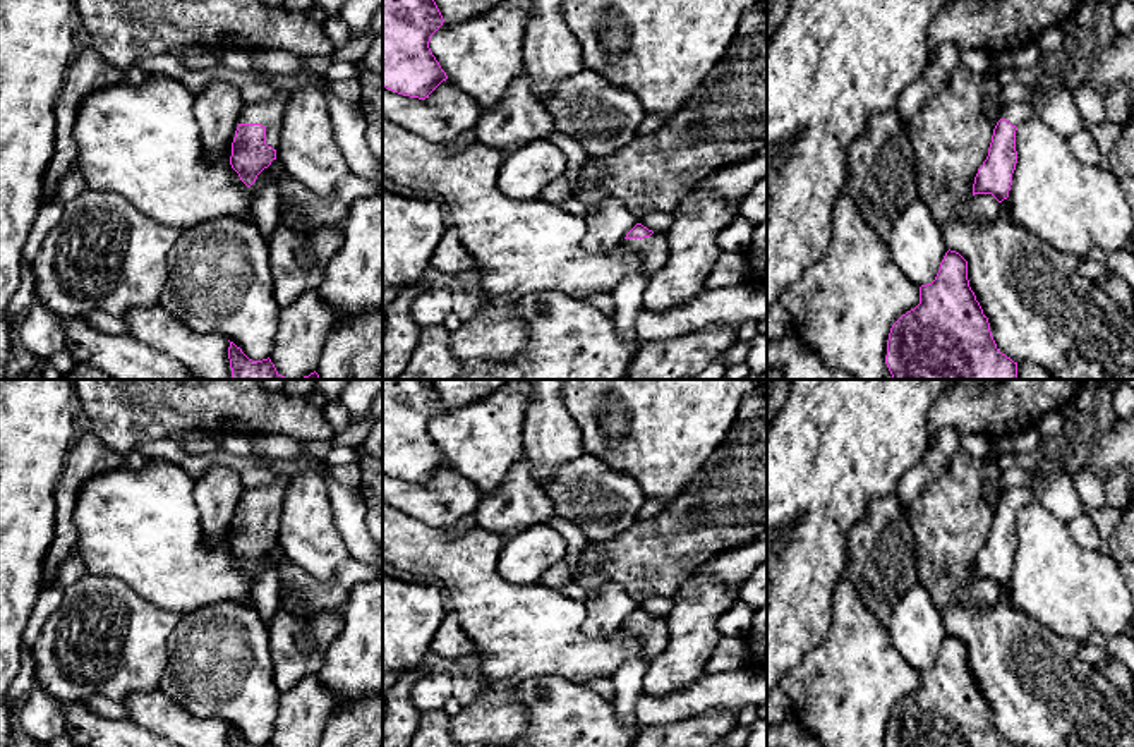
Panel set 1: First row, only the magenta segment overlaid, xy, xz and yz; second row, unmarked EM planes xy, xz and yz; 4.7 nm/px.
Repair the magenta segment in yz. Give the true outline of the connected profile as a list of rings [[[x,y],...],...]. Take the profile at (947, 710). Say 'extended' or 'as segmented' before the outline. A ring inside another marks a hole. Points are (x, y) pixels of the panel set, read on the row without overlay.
as segmented | [[[945,637],[935,665],[920,671],[920,689],[892,709],[885,747],[1014,747],[997,733],[959,637]]]

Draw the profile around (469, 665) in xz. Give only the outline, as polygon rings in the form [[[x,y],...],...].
[[[429,651],[420,661],[420,665],[417,666],[417,670],[446,671],[451,675],[463,673],[474,682],[484,683],[480,654],[477,651],[461,658],[455,658],[455,659],[437,656]]]

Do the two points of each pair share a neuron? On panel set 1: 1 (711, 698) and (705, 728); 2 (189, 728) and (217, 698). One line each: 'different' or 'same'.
1: different
2: different

